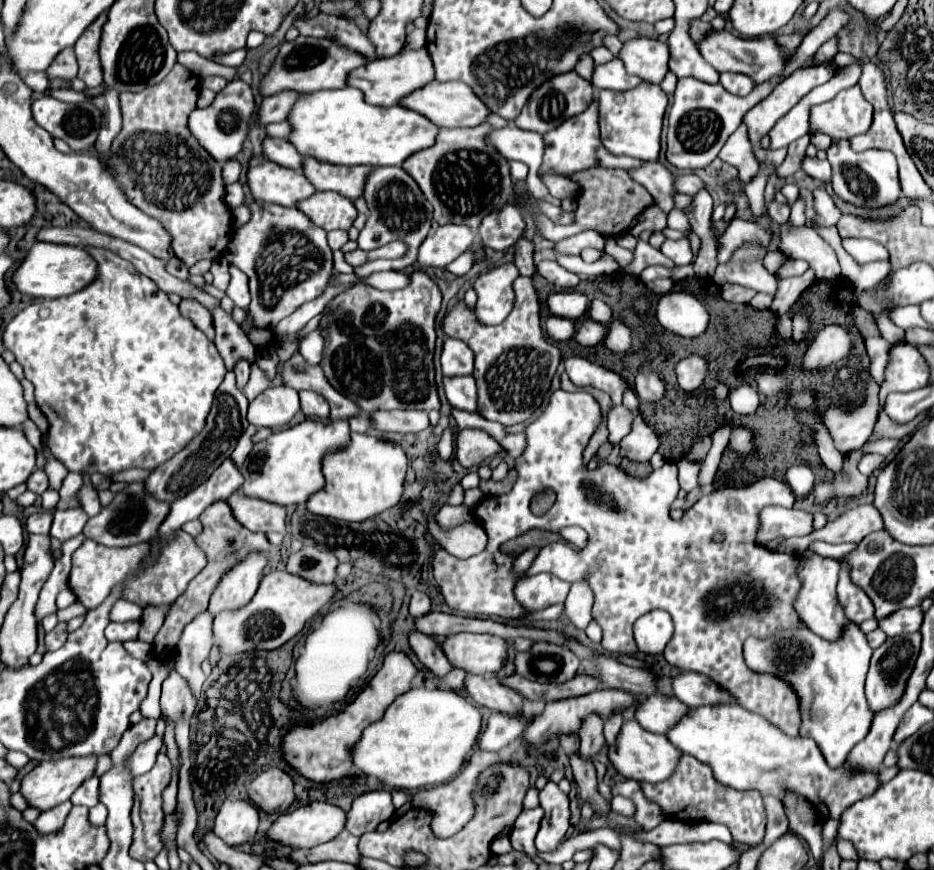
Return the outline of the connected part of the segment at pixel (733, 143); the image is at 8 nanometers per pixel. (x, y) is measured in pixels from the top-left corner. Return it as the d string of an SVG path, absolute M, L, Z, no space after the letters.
M741 124L739 130L727 140L723 150L719 152L719 158L727 164L733 164L739 170L737 182L729 184L729 192L733 196L739 196L739 192L743 192L745 184L759 170L759 162L753 154L753 146L749 146L749 136L747 136L747 126L745 124Z

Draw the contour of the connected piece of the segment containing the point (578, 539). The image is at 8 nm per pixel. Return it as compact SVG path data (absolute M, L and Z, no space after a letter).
M563 528L559 534L563 536L563 540L565 540L569 546L575 546L575 548L585 546L585 542L587 542L587 534L585 534L585 530L581 530L581 528Z

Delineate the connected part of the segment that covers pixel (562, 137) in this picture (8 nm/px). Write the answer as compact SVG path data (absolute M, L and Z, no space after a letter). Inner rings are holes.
M595 92L595 98L585 112L569 118L561 126L557 126L555 130L545 134L545 158L543 158L543 164L541 164L539 172L573 174L577 170L585 170L585 168L593 168L593 166L625 168L625 170L631 170L633 166L643 166L643 160L639 160L639 158L613 156L603 148L601 138L599 138L599 124L597 124L597 92ZM587 136L593 136L593 140L587 138Z

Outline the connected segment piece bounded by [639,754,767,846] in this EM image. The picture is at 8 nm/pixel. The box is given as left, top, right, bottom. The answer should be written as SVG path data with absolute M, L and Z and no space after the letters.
M685 754L681 756L681 762L677 762L677 770L673 770L673 778L669 778L669 782L657 782L657 784L639 782L639 786L647 800L661 806L661 812L665 814L665 818L681 820L681 822L725 824L731 830L733 840L743 846L757 846L765 836L767 816L765 816L761 794L757 794L757 790L741 792L719 784L713 778L713 772L691 756L685 756Z

